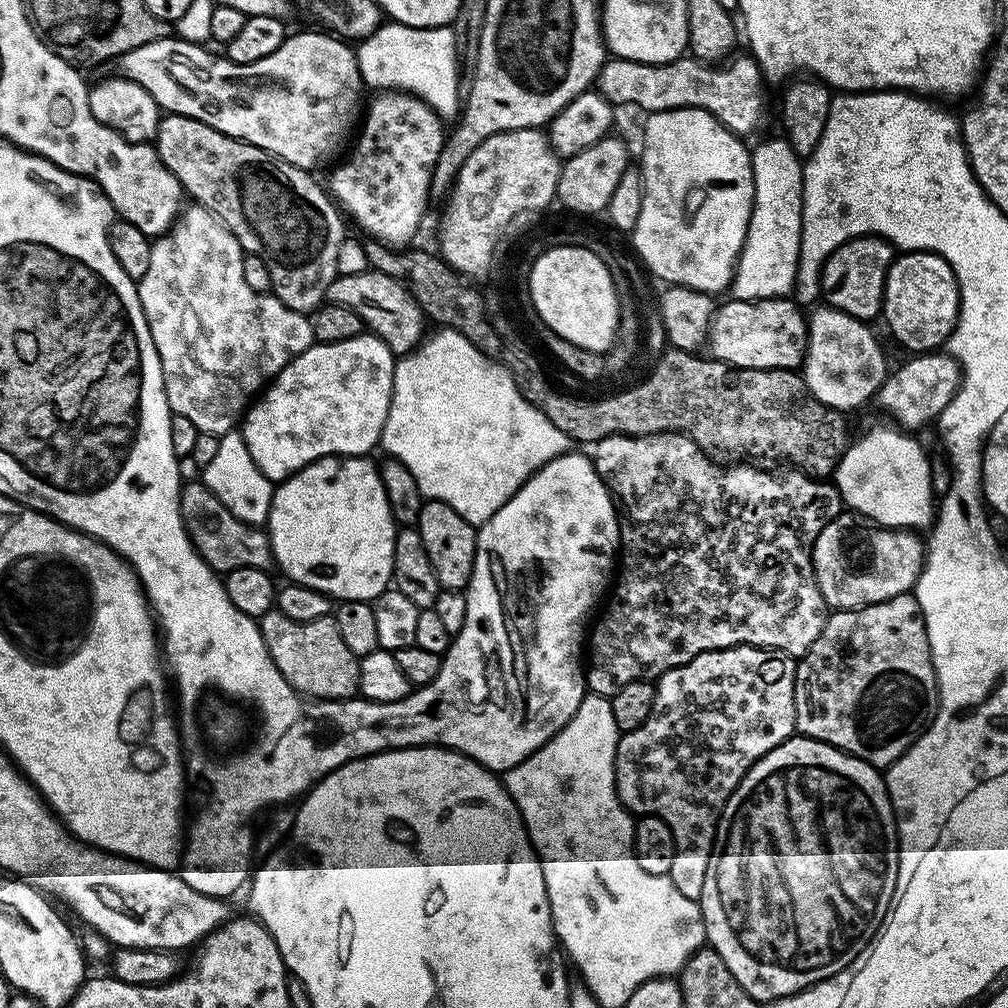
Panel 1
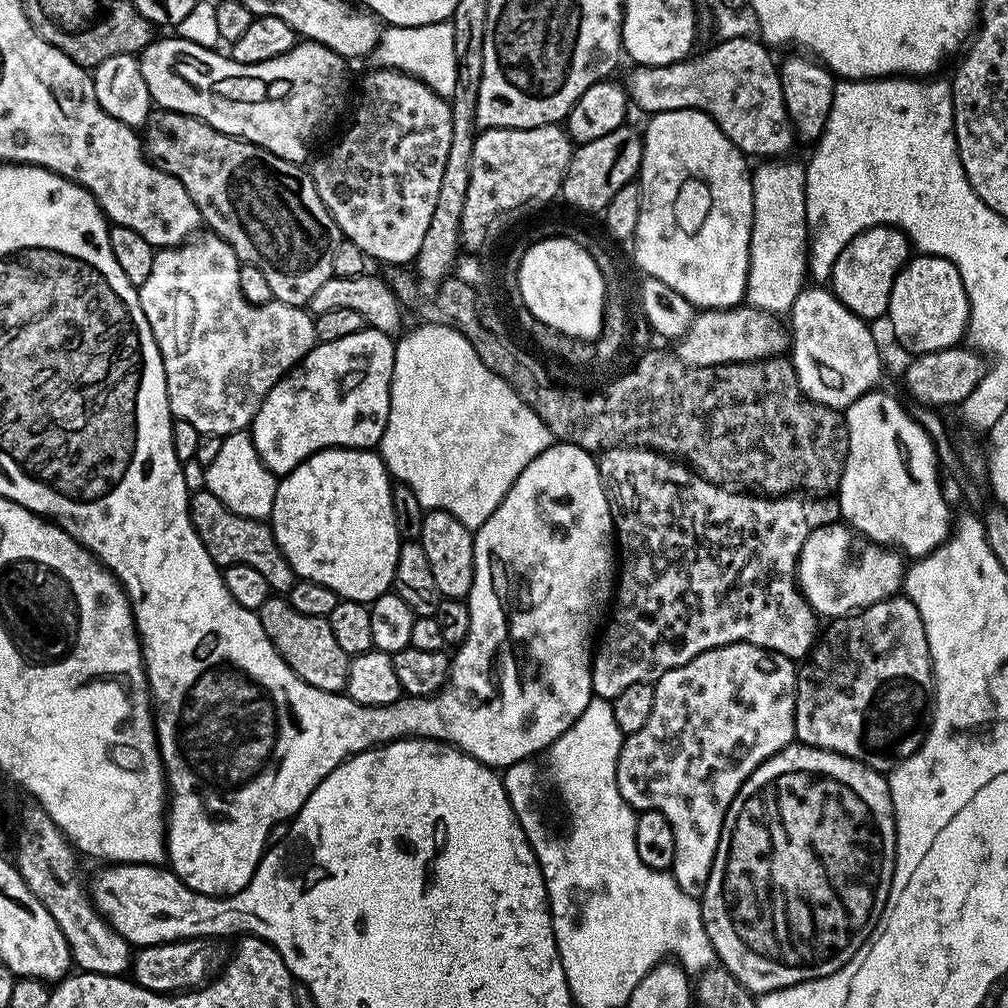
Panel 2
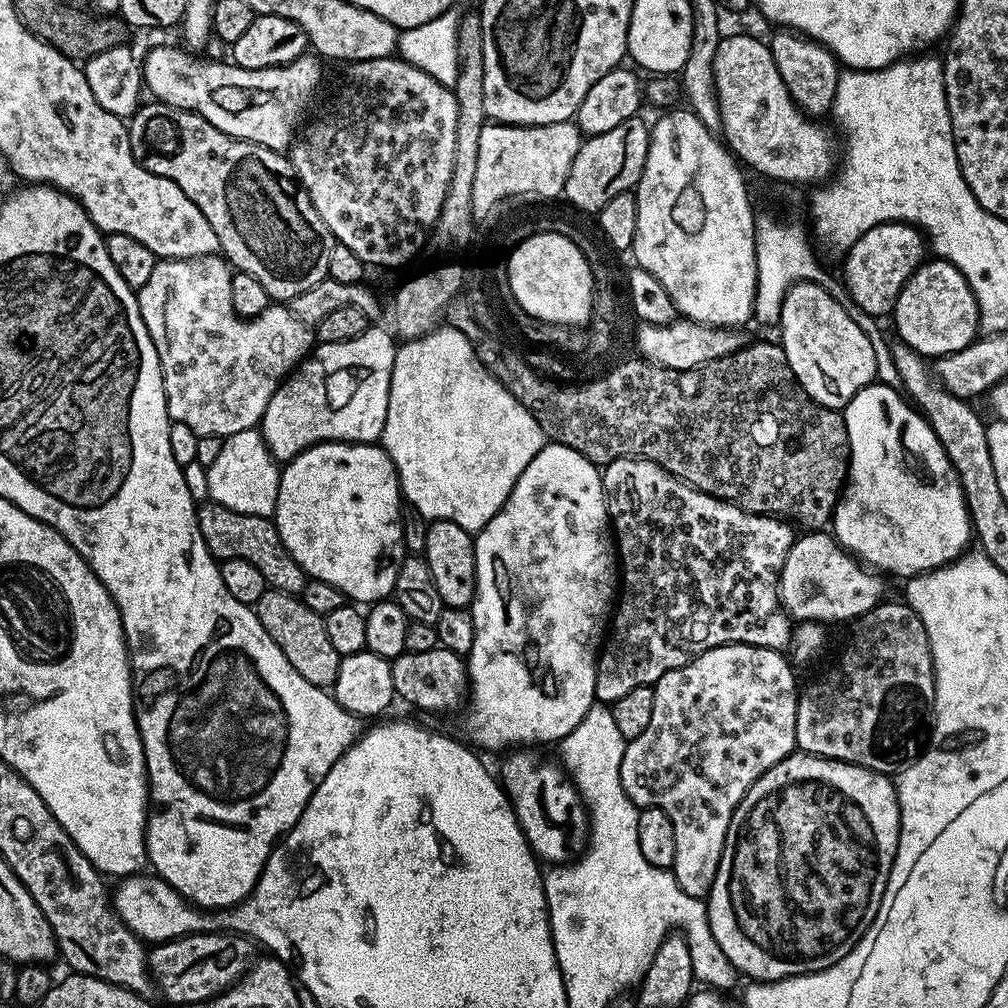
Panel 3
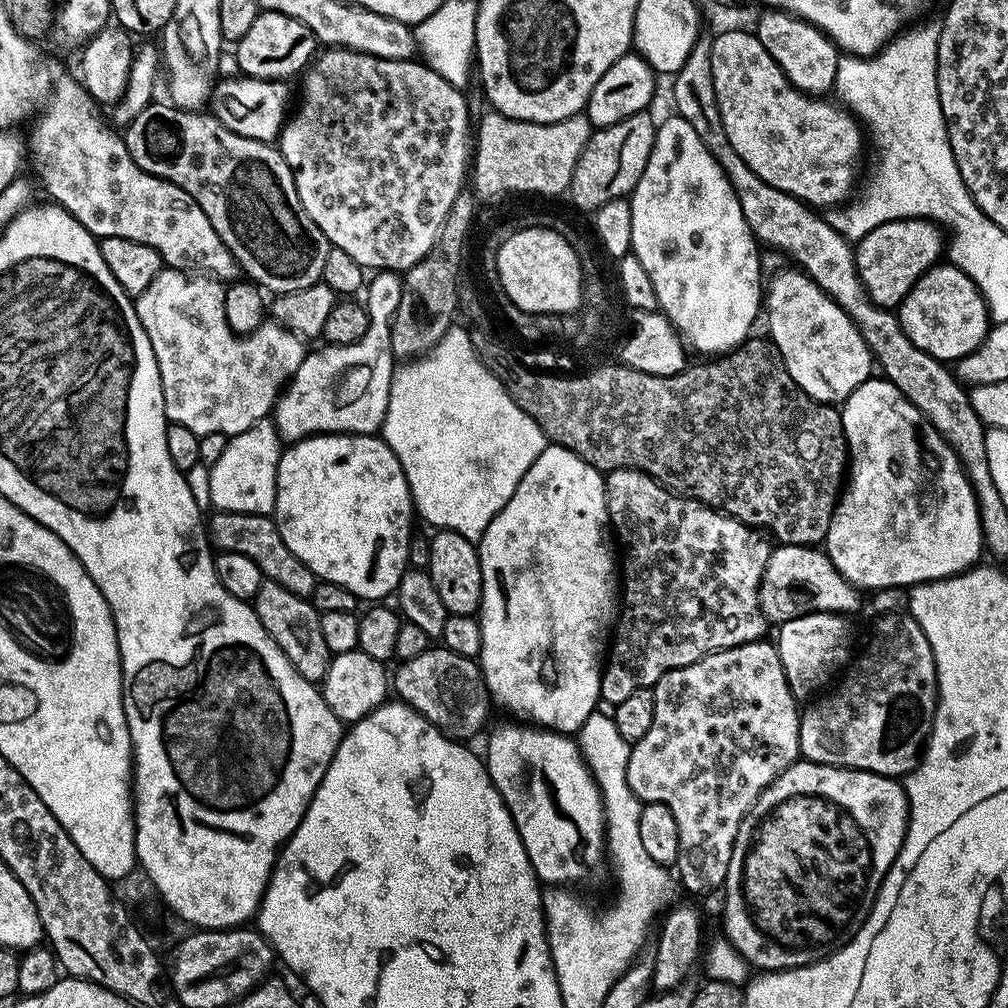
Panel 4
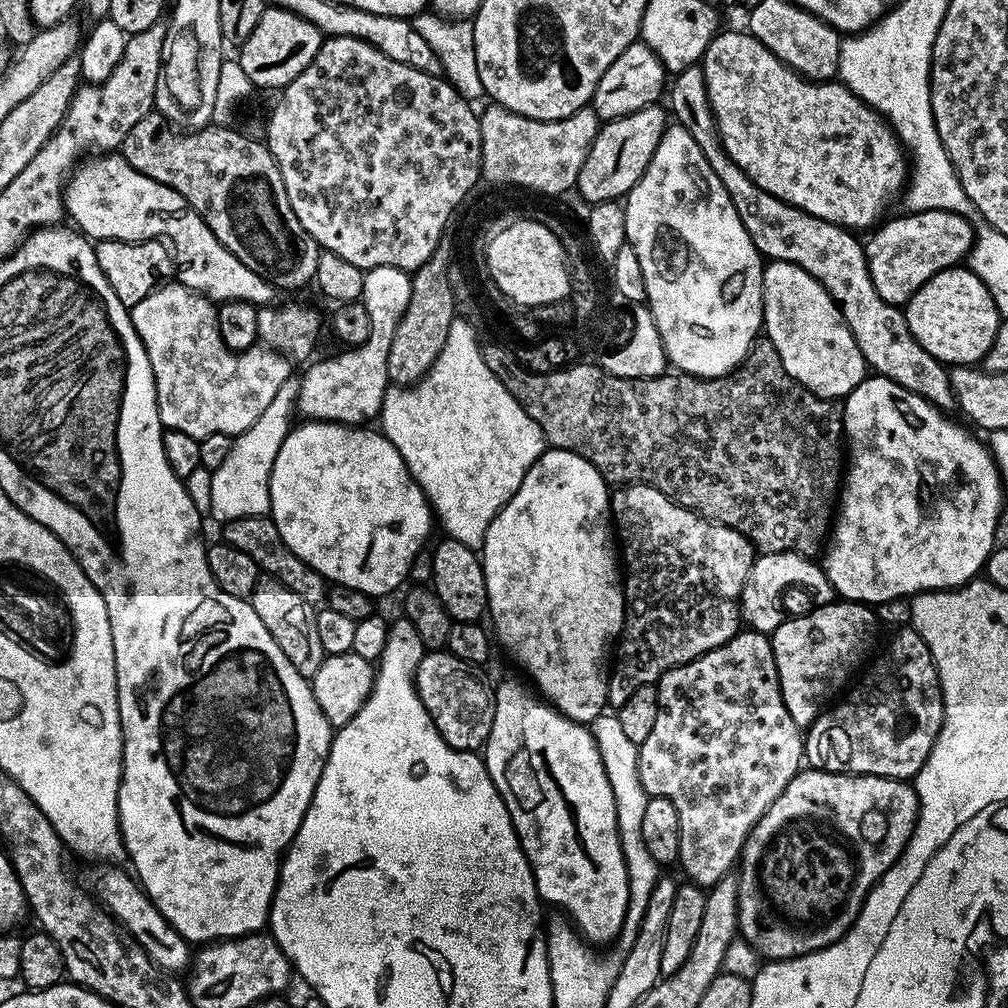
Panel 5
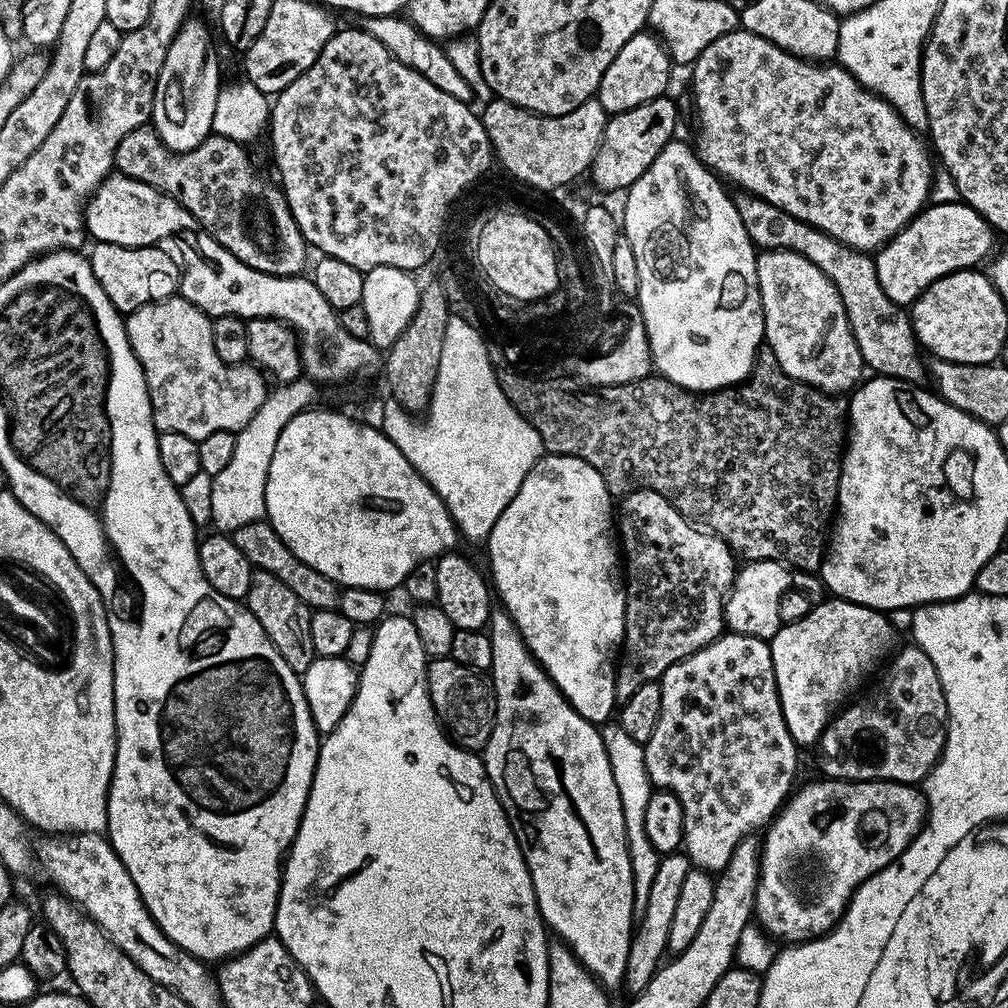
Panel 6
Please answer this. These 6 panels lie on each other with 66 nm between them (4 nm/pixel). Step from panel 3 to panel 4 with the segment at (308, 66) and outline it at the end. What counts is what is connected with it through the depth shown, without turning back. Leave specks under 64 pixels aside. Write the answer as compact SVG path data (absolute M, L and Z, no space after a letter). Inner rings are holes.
M243 74L221 79L212 89L211 115L223 122L230 130L234 130L234 134L242 134L246 138L265 142L275 141L290 112L288 86L282 80L259 80Z

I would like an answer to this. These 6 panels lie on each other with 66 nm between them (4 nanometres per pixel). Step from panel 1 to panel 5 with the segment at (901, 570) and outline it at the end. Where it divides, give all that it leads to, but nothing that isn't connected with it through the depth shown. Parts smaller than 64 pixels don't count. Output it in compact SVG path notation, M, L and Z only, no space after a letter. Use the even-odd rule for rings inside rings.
M766 552L757 555L739 599L743 623L751 631L771 634L782 619L780 595L795 584L800 588L809 588L817 605L833 603L832 583L828 581L823 567L815 559L799 556L796 552Z

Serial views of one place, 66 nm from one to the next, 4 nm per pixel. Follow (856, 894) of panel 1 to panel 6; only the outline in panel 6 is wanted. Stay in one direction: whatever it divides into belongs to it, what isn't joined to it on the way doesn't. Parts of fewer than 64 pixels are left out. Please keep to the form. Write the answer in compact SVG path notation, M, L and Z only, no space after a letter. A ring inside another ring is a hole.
M819 779L805 788L797 787L762 836L754 920L776 942L803 944L829 932L844 917L848 899L856 893L856 887L887 864L897 863L926 823L926 801L919 787L899 784L896 780Z

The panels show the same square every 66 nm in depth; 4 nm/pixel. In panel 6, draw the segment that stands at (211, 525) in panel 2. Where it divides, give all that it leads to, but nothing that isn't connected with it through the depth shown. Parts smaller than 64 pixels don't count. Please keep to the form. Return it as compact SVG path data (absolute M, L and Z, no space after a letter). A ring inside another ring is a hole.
M263 518L240 526L230 535L234 546L238 546L238 550L242 550L242 554L246 554L253 569L266 574L274 574L274 578L278 578L278 582L283 582L289 590L294 590L296 597L302 598L306 607L313 610L335 608L340 597L340 588L330 578L326 578L326 574L318 574L318 570L314 570L314 566L306 566L306 562L302 562L302 558L298 558L294 554L294 550L290 550L290 546L286 546L286 542L282 542L282 538L278 538L278 534L272 529L267 519Z

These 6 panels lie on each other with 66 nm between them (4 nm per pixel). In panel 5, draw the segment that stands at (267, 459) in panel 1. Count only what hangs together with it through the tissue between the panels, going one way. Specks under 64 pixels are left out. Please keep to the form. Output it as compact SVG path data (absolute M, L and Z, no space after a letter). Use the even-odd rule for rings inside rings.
M378 266L365 271L362 299L366 310L370 310L370 338L358 348L344 350L340 360L320 360L317 364L307 365L309 368L299 377L300 389L295 402L295 411L301 412L305 421L328 420L332 424L360 426L379 417L384 391L390 386L390 342L410 302L411 285L411 275L402 268Z

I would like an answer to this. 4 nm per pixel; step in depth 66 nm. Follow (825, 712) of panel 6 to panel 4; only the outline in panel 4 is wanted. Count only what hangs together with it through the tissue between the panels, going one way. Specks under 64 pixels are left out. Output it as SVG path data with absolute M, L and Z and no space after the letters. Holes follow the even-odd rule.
M811 610L805 613L805 616L797 614L783 621L779 625L780 633L774 637L776 652L780 655L782 670L786 674L786 682L793 696L800 702L807 701L821 690L827 689L845 671L846 665L854 656L852 624L847 615Z

